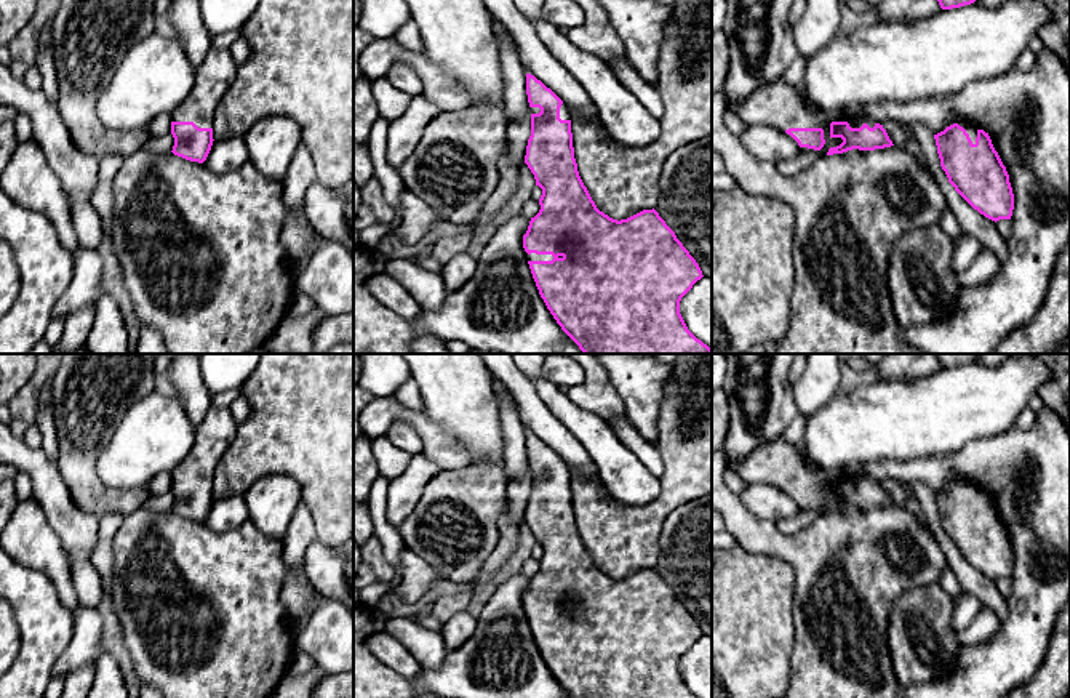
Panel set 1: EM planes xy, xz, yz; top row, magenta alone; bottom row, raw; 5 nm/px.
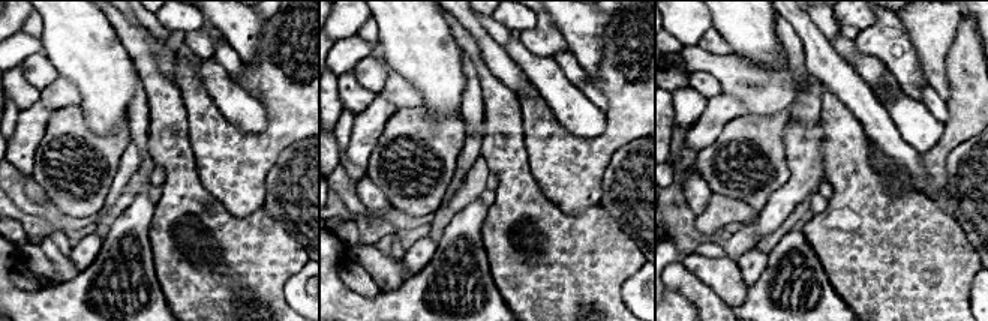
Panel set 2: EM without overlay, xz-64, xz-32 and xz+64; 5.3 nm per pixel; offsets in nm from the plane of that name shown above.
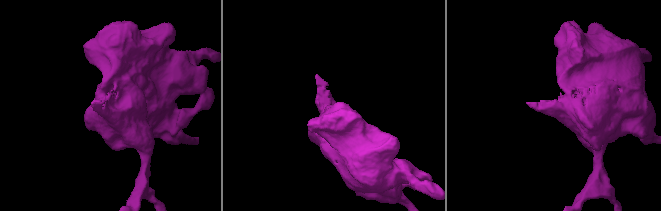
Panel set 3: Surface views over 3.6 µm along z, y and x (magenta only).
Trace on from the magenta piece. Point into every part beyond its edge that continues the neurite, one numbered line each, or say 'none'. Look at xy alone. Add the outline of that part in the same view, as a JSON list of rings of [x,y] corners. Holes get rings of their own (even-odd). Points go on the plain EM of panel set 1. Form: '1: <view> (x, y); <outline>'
1: xy (213, 436); [[[210,407],[195,427],[195,442],[186,458],[171,471],[171,480],[194,480],[213,487],[216,467],[232,443],[237,423],[229,407]]]

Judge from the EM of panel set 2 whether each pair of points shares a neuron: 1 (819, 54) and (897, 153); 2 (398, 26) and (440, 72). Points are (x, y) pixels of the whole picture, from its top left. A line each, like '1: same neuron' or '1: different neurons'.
1: same neuron
2: same neuron

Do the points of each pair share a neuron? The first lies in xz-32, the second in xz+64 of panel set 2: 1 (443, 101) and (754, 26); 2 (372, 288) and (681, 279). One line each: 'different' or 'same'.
1: same
2: same

